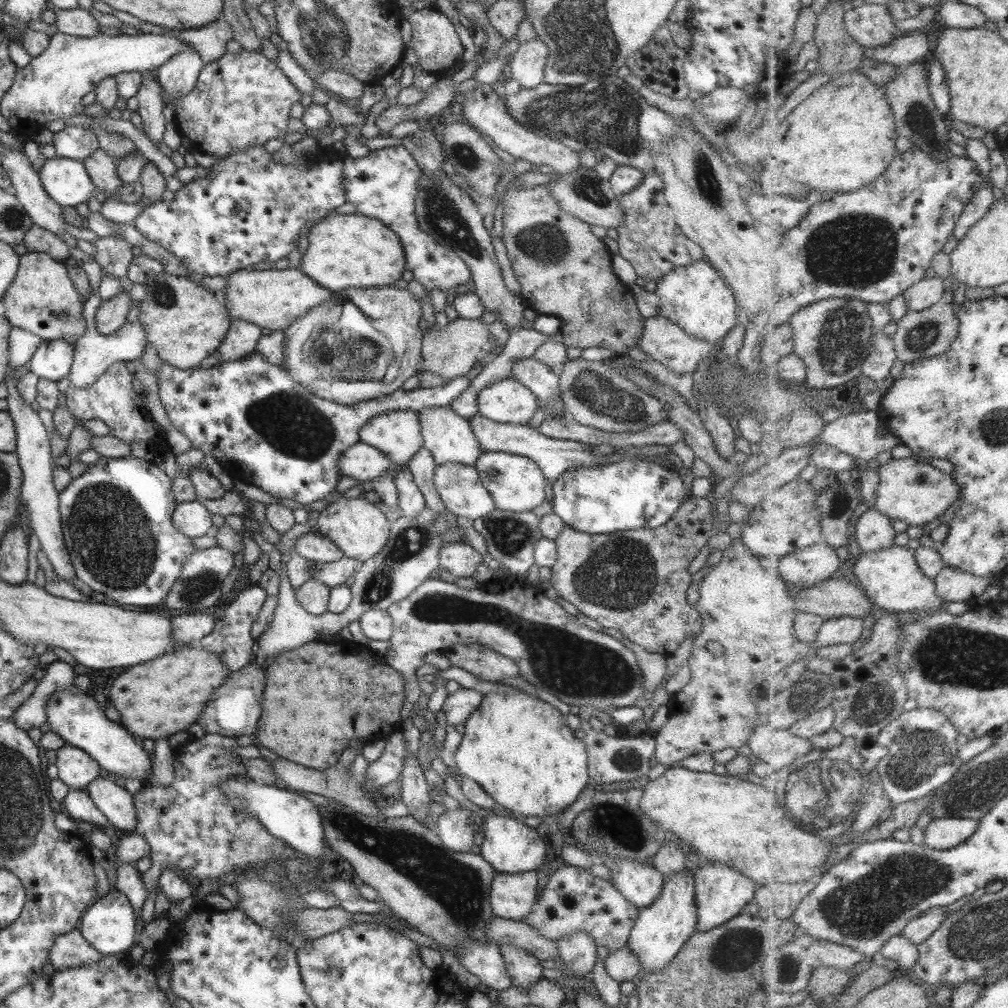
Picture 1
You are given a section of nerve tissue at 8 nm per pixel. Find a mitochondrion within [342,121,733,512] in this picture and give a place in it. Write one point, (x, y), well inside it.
(601, 393)

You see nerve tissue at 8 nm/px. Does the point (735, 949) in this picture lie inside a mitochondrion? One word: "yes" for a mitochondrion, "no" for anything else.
yes

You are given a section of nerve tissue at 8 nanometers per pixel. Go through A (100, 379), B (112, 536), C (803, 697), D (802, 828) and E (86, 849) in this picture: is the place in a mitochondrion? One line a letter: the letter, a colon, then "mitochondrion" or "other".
A: other
B: mitochondrion
C: mitochondrion
D: mitochondrion
E: other

